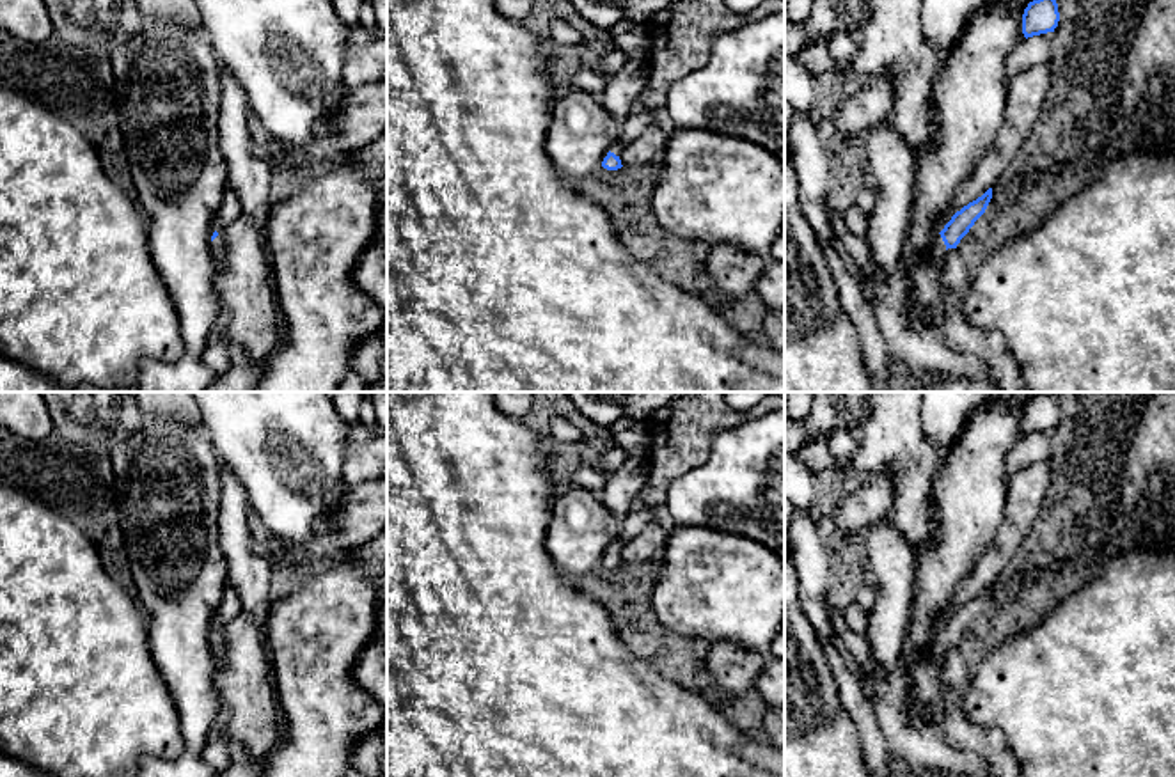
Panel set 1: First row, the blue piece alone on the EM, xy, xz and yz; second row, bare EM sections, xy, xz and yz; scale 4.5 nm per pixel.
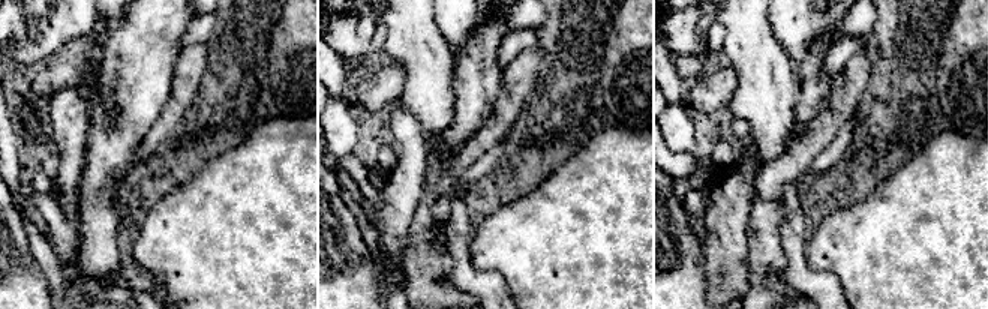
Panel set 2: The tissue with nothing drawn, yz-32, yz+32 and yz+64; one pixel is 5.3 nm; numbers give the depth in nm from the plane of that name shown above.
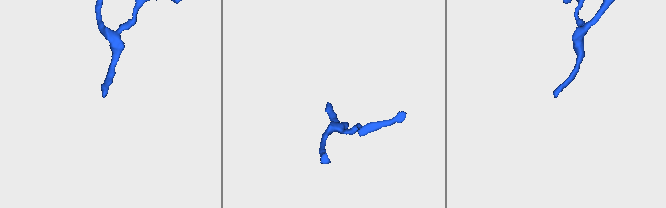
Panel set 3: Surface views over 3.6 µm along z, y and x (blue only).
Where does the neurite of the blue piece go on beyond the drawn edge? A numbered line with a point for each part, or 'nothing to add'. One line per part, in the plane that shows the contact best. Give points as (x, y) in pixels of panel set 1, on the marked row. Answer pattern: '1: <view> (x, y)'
1: yz (938, 251)

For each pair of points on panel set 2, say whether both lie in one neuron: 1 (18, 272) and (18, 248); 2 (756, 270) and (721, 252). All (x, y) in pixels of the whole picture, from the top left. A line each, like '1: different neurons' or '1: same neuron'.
1: same neuron
2: different neurons

